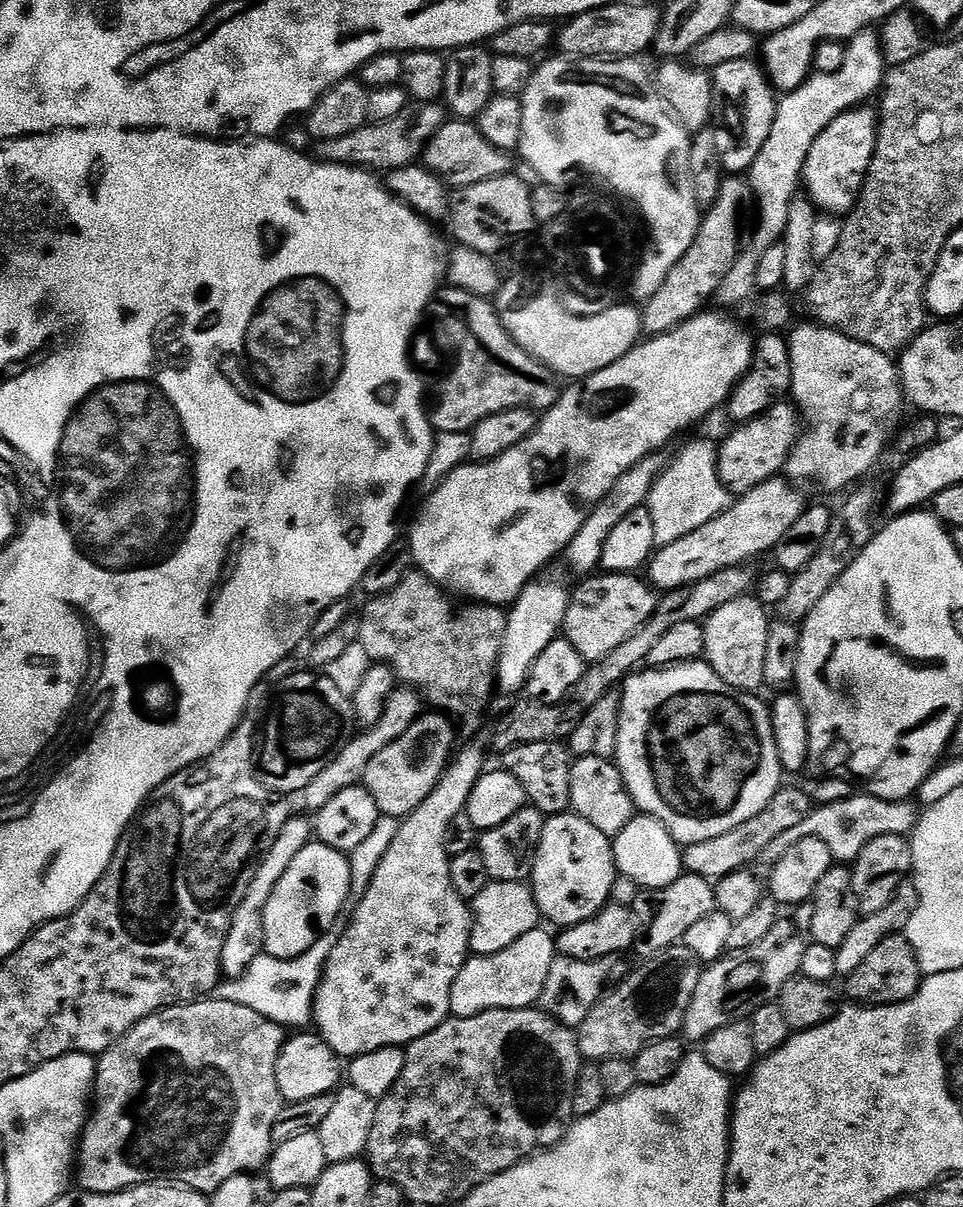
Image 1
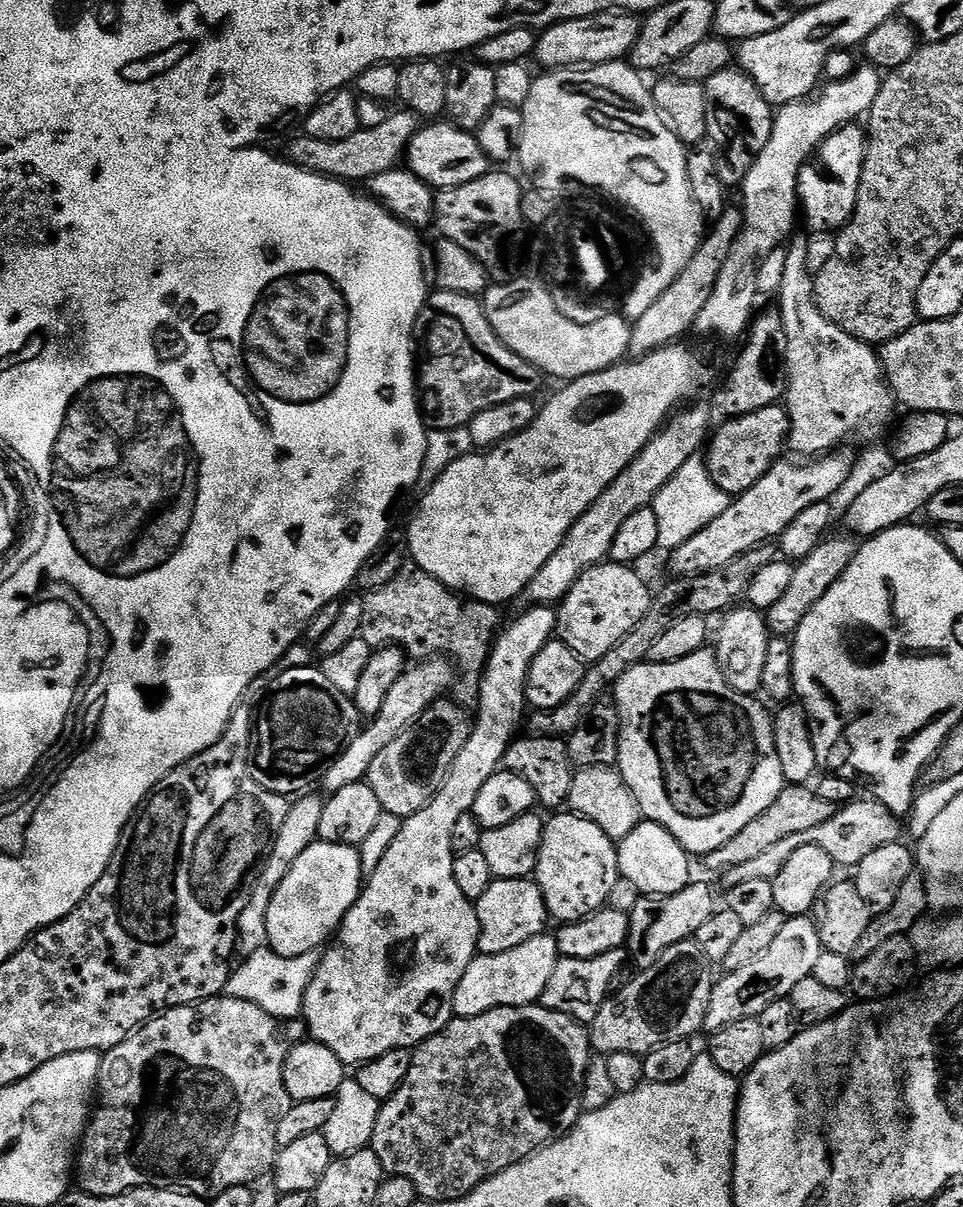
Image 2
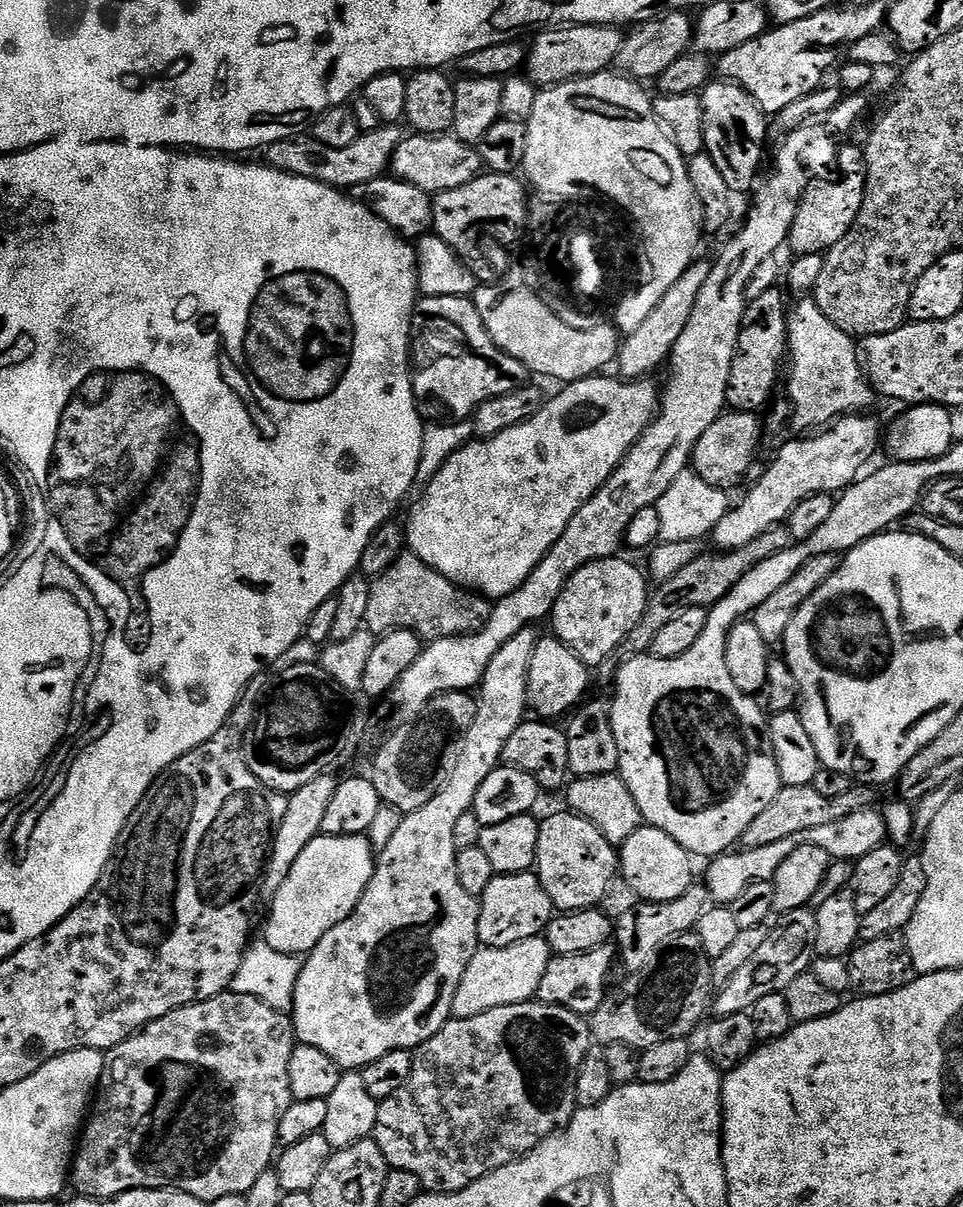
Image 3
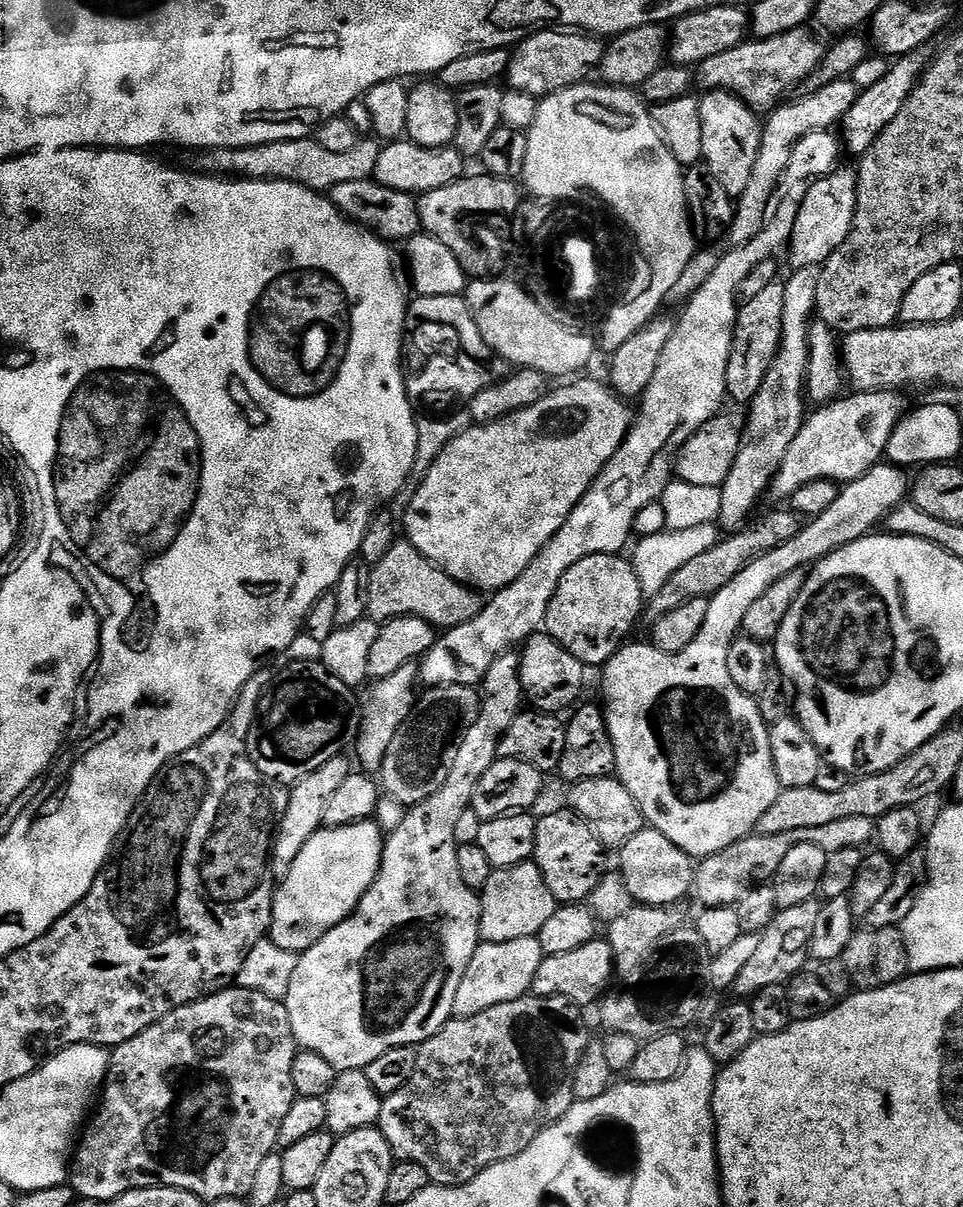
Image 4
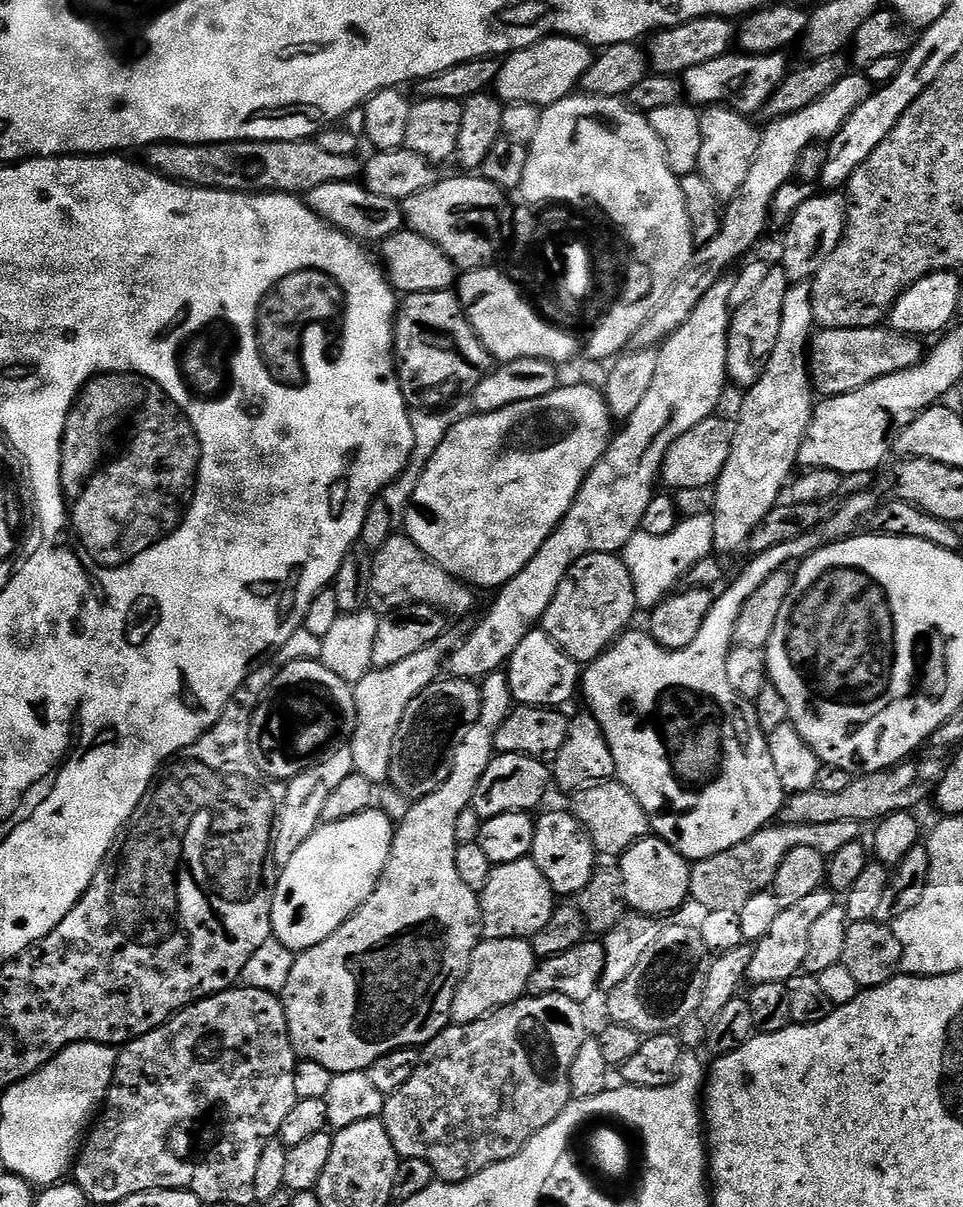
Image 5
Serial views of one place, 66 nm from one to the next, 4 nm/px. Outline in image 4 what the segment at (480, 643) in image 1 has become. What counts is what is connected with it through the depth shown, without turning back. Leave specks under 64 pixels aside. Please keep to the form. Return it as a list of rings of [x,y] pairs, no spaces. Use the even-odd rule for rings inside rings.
[[[407,538],[397,539],[394,546],[390,546],[386,558],[382,562],[371,565],[370,574],[370,602],[368,603],[367,619],[383,622],[393,620],[399,616],[417,616],[430,622],[437,630],[447,630],[454,626],[462,626],[462,622],[470,622],[485,606],[486,600],[479,591],[473,590],[467,584],[460,584],[450,578],[436,564],[422,555]]]

